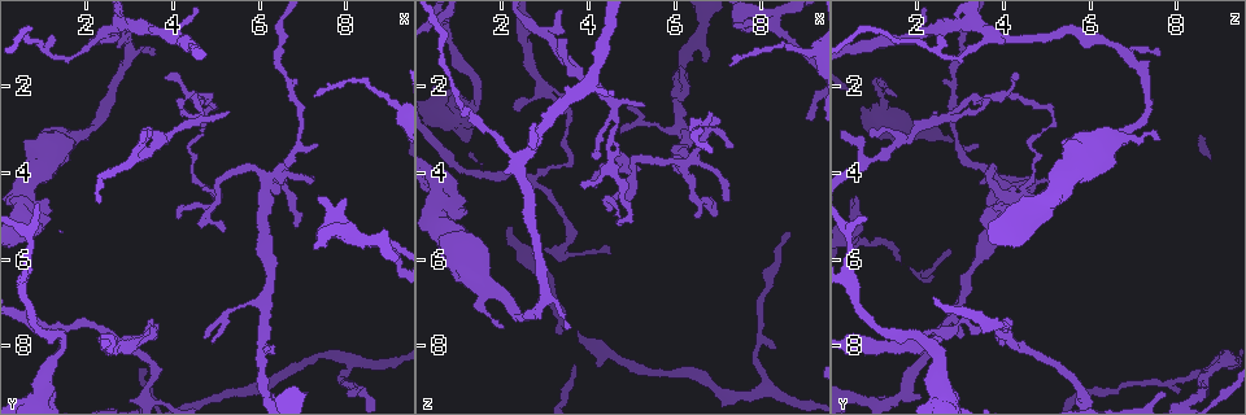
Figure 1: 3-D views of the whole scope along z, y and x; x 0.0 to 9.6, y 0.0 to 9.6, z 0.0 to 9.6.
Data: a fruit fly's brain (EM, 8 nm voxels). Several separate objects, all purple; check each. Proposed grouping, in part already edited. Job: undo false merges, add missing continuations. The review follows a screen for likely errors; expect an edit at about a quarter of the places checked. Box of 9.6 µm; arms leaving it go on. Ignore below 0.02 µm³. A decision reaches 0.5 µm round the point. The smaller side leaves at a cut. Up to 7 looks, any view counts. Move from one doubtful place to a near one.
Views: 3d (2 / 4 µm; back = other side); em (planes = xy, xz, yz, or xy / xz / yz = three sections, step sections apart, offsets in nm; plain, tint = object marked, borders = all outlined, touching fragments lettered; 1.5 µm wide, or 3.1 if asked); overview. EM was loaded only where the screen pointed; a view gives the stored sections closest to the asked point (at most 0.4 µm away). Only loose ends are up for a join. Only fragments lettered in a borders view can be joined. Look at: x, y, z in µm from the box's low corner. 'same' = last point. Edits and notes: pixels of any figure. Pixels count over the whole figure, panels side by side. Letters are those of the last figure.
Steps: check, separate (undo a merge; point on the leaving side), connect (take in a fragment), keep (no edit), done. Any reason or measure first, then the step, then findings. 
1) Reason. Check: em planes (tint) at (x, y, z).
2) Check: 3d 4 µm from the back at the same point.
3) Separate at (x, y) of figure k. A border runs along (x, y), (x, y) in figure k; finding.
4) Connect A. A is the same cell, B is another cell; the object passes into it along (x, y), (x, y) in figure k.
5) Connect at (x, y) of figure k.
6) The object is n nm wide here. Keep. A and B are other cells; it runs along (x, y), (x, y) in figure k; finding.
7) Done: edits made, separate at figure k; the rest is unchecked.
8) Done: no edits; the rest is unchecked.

Sudden change in width. Check: em yz step 8 (tint) at (9.10, 2.40, 1.20).

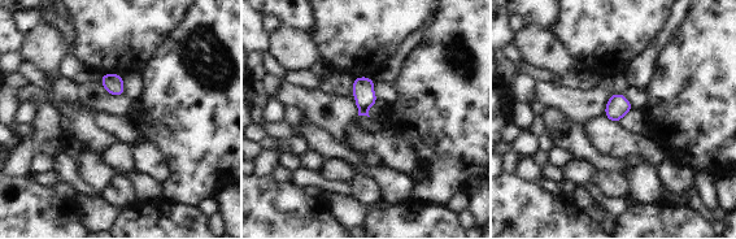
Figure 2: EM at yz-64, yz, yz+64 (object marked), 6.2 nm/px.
Check: em xz step 4 (borders) at the same point.

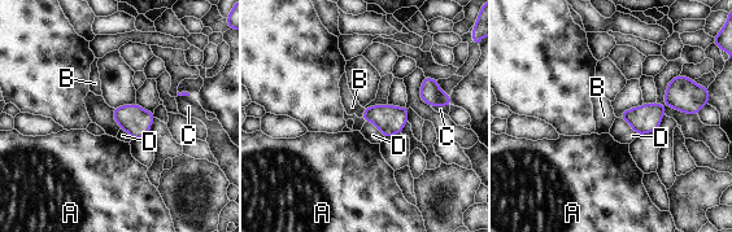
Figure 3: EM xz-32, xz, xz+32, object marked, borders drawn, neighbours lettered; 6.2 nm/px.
The longest contact is with D, 170 nm. Keep. A, B, C and D are other cells; a border runs along (365, 121), (371, 122), (384, 138) in figure 3; one neuron here.

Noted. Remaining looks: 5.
Tapers out. Check: em planes (borders) at (3.55, 1.30, 7.55).

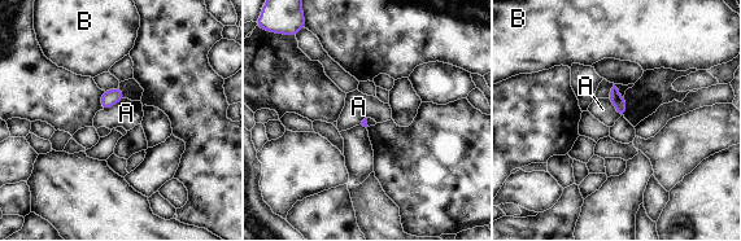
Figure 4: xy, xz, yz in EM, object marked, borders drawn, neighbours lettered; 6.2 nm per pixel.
The longest contact is with A, 160 nm. Keep. A and B are other cells; a border runs along (123, 97), (103, 110) in figure 4; none of them fits.

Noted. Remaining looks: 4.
Sharp bend. Check: 3d 2 µm at (6.45, 4.25, 4.65).

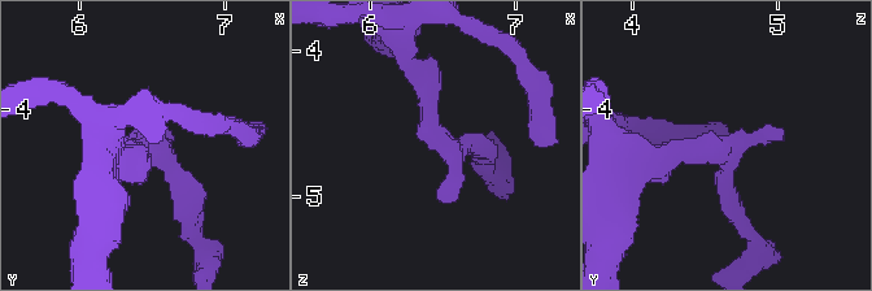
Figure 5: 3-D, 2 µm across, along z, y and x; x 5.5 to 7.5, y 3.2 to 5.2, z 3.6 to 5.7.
Check: em xz step 4 (tint) at (6.52, 4.32, 4.64).

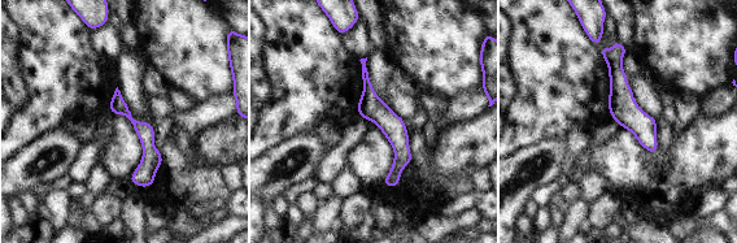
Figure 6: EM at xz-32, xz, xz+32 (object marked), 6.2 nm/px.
Check: em xz step 4 (borders) at the same point.

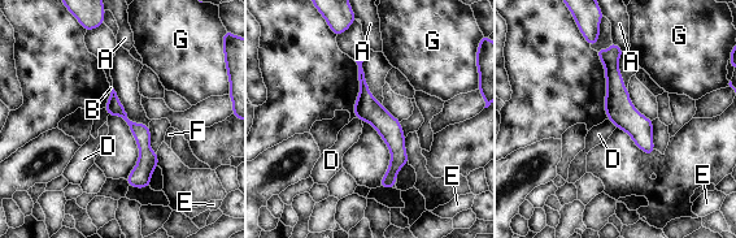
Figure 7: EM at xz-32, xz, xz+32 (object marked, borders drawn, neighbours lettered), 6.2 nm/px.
The longest contact is with A, 120 nm. Keep. A, B, D, E, F and G are other cells; one neuron here.

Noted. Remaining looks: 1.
Done: no edits; the rest is unchecked.

